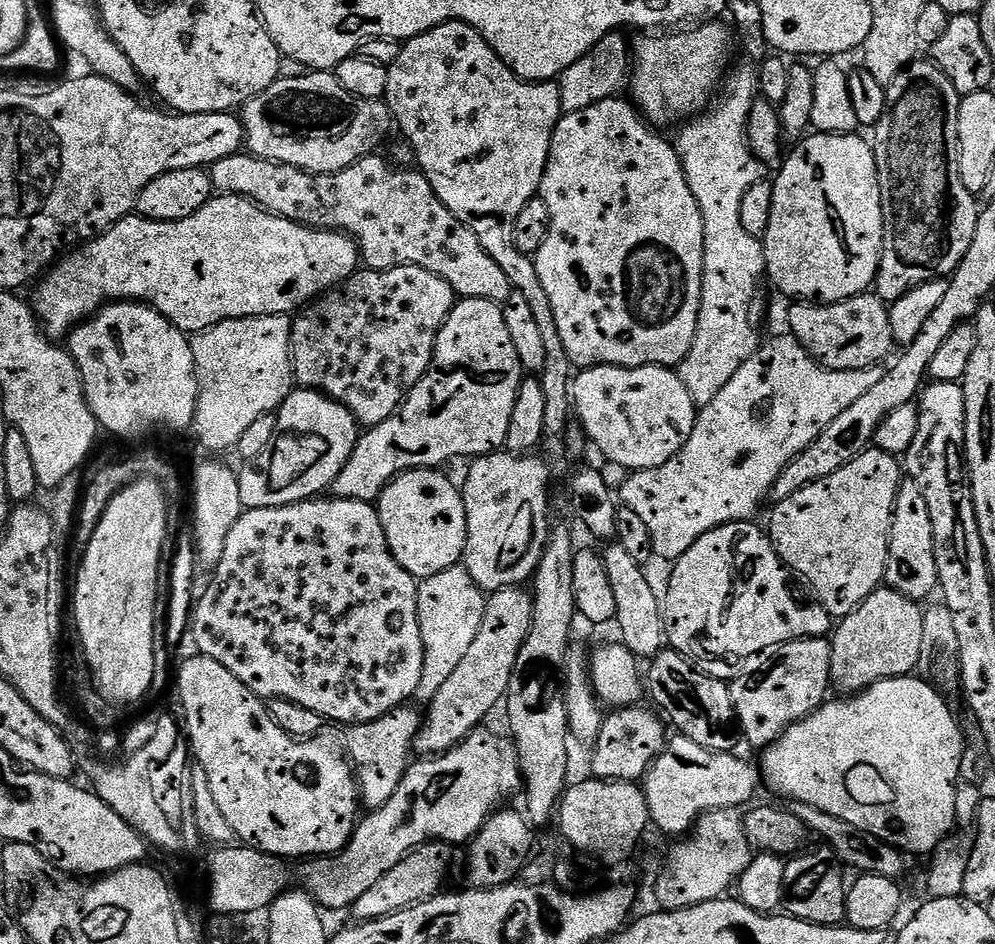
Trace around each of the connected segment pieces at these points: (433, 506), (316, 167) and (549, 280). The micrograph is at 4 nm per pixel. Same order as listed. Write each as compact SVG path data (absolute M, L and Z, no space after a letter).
M416 468L413 472L403 472L391 484L385 486L378 501L382 530L394 558L411 576L417 578L427 578L447 568L455 568L464 558L468 537L464 498L461 489L457 485L455 488L442 473L443 471L431 468Z
M308 70L303 74L288 74L276 79L266 90L262 90L262 94L243 105L242 119L246 148L251 155L317 174L341 172L365 156L373 155L379 149L376 147L387 138L388 131L394 128L392 113L383 99L367 100L350 94L350 90L342 87L328 70Z
M620 99L599 100L597 104L591 104L577 112L561 115L560 121L556 123L539 191L550 210L550 230L546 234L546 242L542 242L542 246L536 251L536 269L538 278L542 278L542 287L550 298L550 306L554 306L554 322L558 322L562 346L566 346L566 354L570 354L573 365L581 369L593 368L595 364L613 364L623 368L641 368L647 364L676 366L686 358L696 333L704 277L704 219L686 182L684 163L681 162L673 141L663 140L656 133L659 131L645 123L627 99Z

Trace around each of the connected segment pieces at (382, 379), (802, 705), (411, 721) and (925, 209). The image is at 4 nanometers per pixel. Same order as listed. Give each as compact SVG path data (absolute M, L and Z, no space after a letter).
M403 264L400 268L381 272L357 270L342 286L325 291L292 320L295 383L344 404L352 411L357 425L365 429L386 422L386 418L393 416L412 393L412 387L428 373L436 336L457 299L456 291L445 280L425 268Z
M797 638L781 643L771 653L772 665L761 672L752 672L749 676L737 675L731 681L732 704L736 707L736 718L740 721L740 730L745 741L749 740L757 750L763 750L772 744L792 724L811 716L829 695L828 688L832 684L830 670L831 643L824 638Z
M412 706L395 708L382 718L371 720L368 724L355 725L351 729L350 763L356 774L365 809L381 808L392 797L394 790L398 790L398 782L402 782L404 773L408 770L408 755L413 755L416 735L422 723L421 713L408 707Z
M920 58L898 74L887 89L888 108L874 129L876 169L884 211L884 249L874 292L881 300L891 302L919 284L951 277L966 250L970 250L970 242L974 242L978 203L974 193L962 186L962 174L958 174L958 110L962 97L954 82L931 59Z

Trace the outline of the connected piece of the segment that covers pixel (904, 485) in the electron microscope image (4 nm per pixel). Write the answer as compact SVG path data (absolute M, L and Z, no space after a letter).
M911 478L901 479L892 515L892 533L888 543L888 569L884 584L895 592L924 602L938 588L938 566L934 548L934 522L930 522L930 506L926 506L924 488Z

